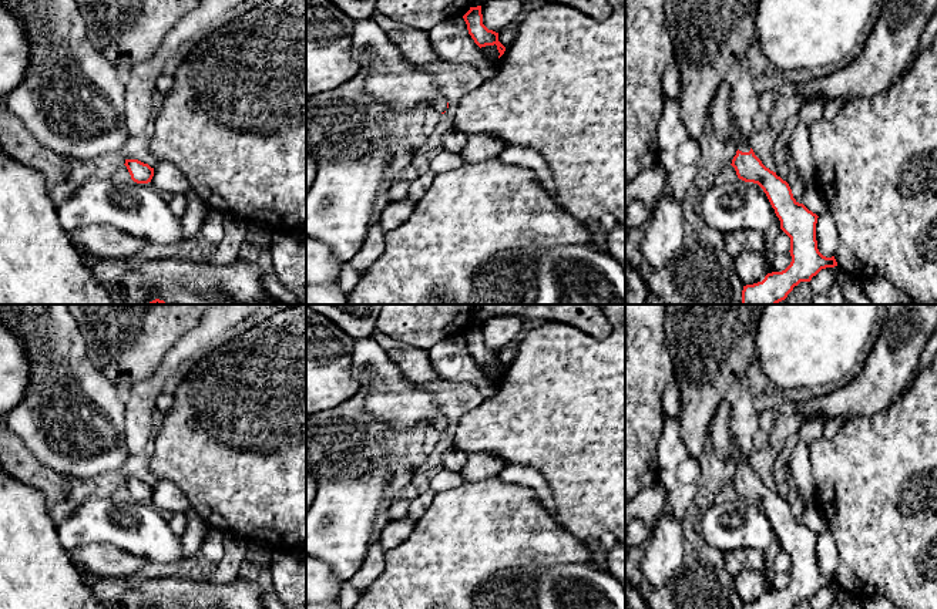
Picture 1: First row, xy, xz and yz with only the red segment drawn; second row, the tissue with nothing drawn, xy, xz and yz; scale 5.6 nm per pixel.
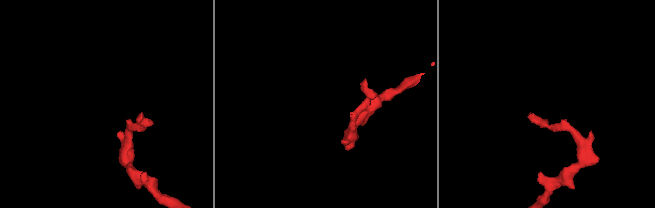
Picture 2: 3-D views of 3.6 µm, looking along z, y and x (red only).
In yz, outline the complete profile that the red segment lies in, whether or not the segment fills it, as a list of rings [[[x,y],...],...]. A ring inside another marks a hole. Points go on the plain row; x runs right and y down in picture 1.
[[[725,398],[708,427],[706,440],[721,460],[731,458],[738,470],[732,485],[739,498],[758,502],[766,512],[780,548],[790,556],[790,583],[782,591],[772,591],[762,600],[746,603],[743,609],[793,609],[800,600],[810,600],[822,588],[834,586],[834,575],[826,576],[817,568],[817,534],[799,522],[786,499],[766,487],[748,462],[748,455],[733,445],[731,437],[732,407]]]

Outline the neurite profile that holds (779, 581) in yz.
[[[790,571],[778,572],[770,575],[772,591],[785,589],[792,581]]]

